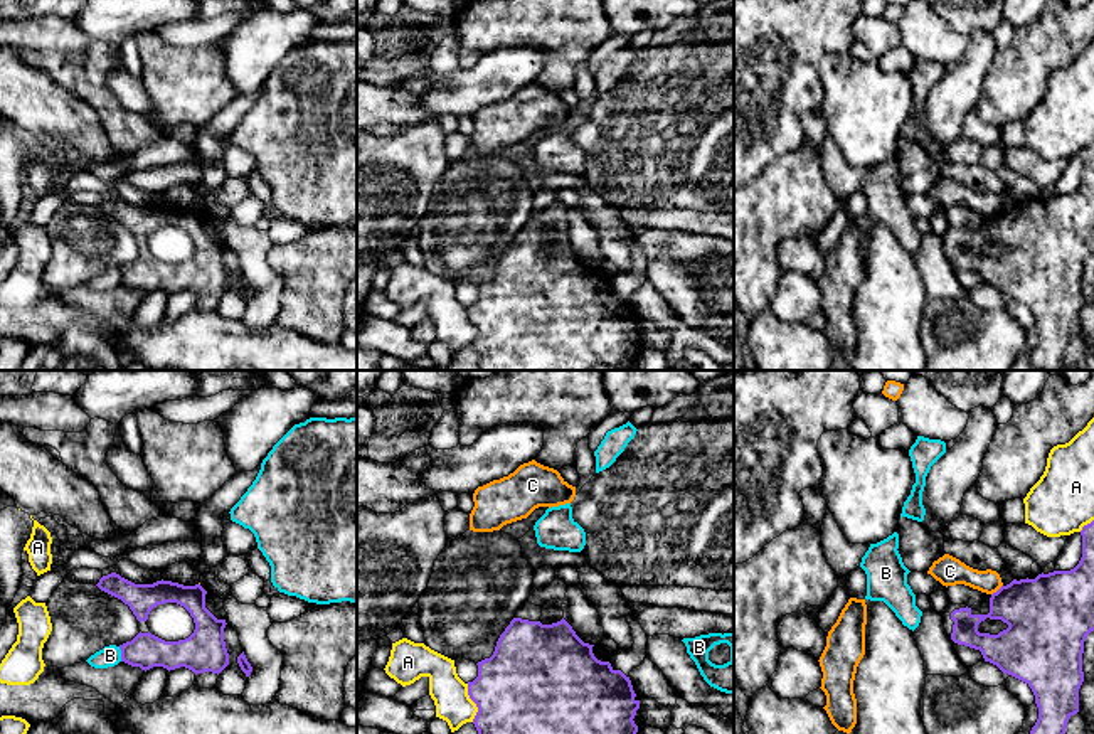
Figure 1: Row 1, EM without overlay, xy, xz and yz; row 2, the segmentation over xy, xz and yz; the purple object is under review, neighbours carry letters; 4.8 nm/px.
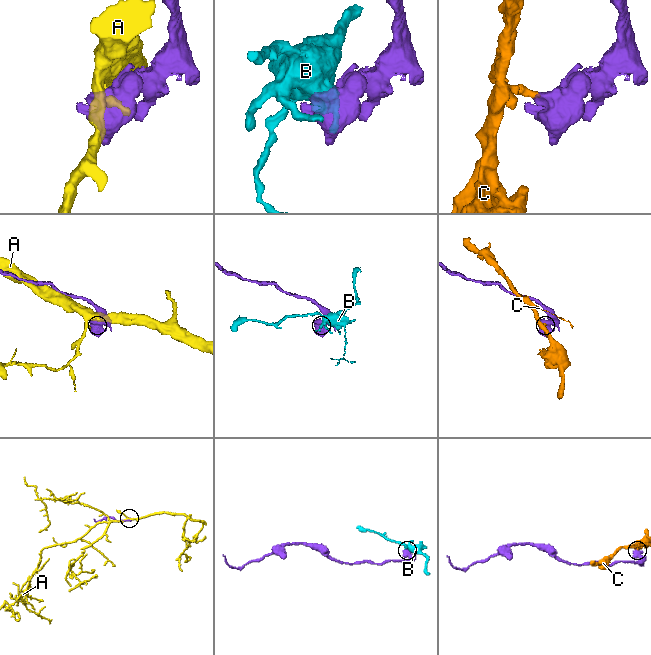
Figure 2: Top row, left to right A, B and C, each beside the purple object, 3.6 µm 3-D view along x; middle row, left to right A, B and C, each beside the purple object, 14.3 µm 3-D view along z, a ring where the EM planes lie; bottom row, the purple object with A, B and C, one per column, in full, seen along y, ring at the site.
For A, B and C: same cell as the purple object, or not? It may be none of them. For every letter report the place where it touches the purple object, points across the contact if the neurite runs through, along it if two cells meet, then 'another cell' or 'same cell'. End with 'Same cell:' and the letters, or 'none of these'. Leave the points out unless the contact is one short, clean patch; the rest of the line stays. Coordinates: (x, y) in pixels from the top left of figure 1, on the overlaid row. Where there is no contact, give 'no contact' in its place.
A: contact xz (473, 701); another cell
B: contact xy (122, 654); border xy (118, 647), (122, 660); another cell
C: contact yz (998, 590); border yz (1002, 585), (992, 595); another cell
Same cell: none of these

